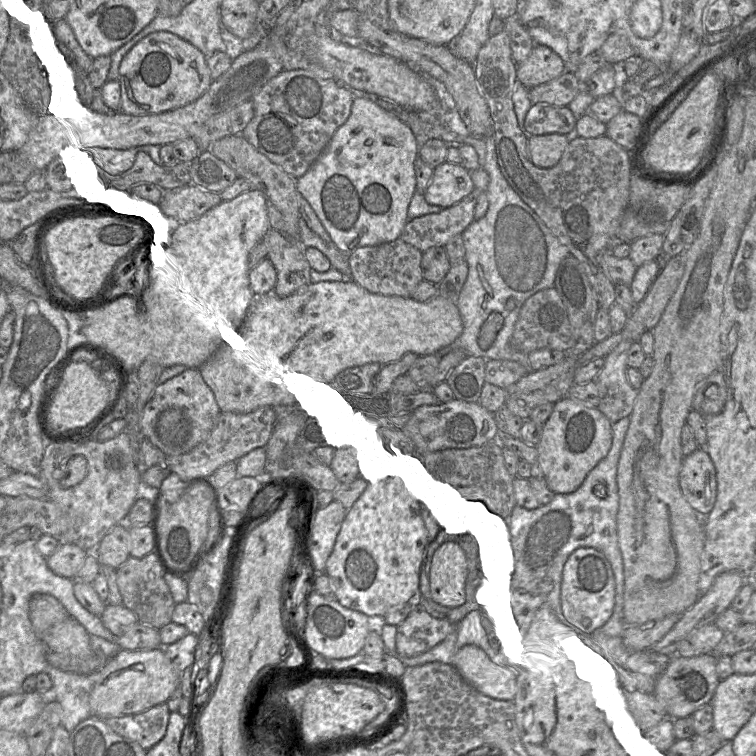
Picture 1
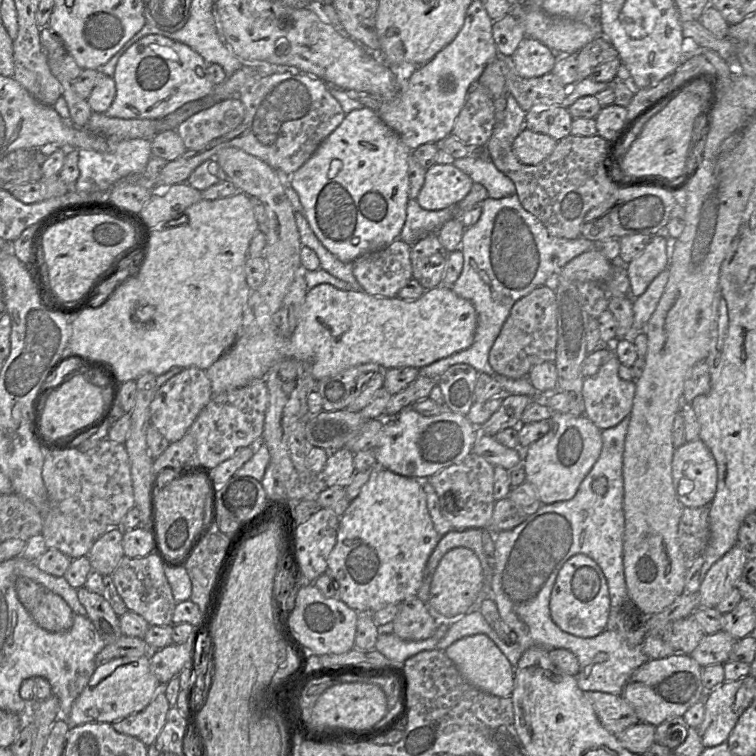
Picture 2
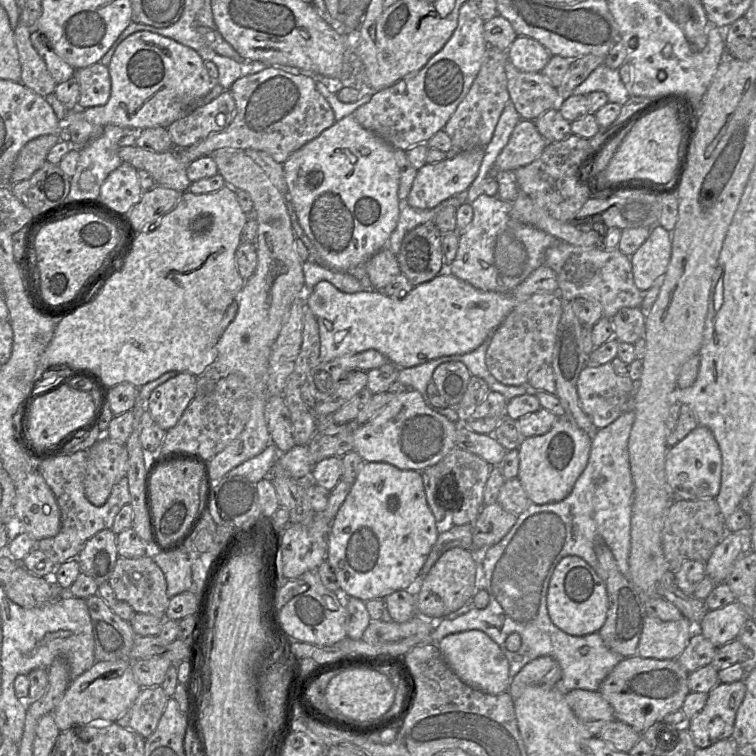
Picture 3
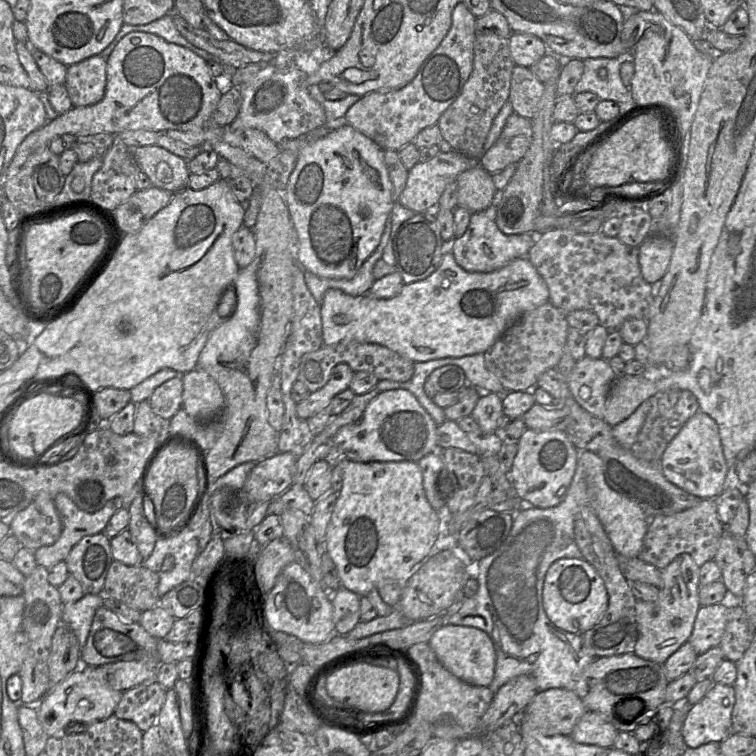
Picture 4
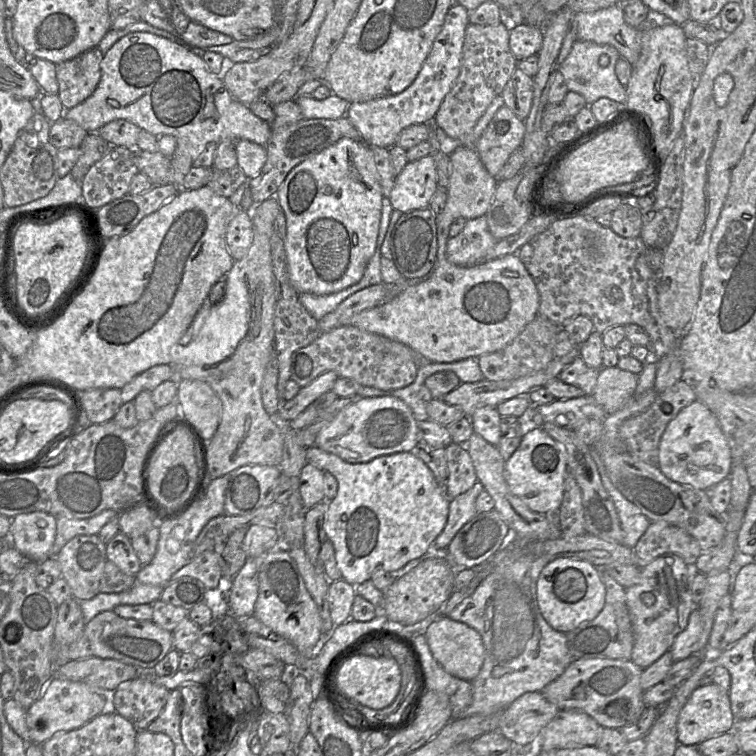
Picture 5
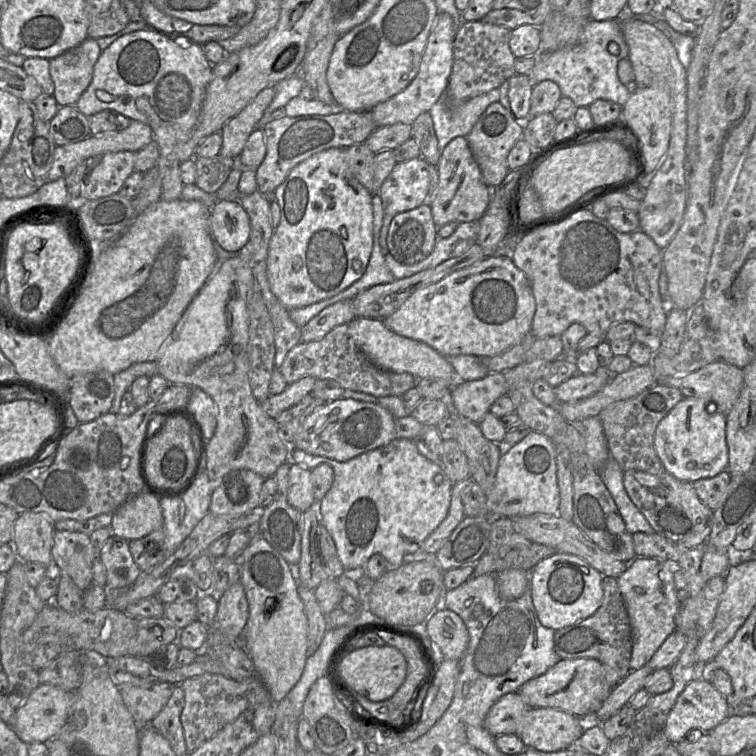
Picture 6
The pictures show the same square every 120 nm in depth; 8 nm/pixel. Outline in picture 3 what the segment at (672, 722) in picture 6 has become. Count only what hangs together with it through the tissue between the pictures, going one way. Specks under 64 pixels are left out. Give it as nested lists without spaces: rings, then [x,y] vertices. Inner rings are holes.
[[[743,680],[719,682],[712,688],[702,710],[684,725],[697,748],[709,747],[720,740],[732,740],[736,713],[745,693]]]

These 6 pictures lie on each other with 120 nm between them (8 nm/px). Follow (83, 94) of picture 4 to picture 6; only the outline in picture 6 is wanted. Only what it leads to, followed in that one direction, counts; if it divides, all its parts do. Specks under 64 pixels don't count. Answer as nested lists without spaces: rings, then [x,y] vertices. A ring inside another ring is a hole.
[[[87,37],[77,46],[49,60],[58,106],[75,105],[92,80],[93,68],[102,50],[96,39]]]

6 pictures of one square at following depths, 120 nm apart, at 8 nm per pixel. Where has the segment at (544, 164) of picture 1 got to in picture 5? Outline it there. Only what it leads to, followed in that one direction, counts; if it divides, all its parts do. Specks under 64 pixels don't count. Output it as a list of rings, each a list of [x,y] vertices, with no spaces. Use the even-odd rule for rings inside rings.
[[[507,106],[500,107],[475,145],[491,176],[496,177],[510,155],[521,147],[524,134],[524,121]]]

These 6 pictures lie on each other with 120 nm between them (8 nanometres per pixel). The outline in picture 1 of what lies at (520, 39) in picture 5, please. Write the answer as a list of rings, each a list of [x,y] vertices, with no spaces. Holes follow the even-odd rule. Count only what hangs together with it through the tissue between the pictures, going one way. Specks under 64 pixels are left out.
[[[535,44],[525,61],[516,67],[518,83],[527,89],[558,78],[565,72],[562,59],[549,47]]]

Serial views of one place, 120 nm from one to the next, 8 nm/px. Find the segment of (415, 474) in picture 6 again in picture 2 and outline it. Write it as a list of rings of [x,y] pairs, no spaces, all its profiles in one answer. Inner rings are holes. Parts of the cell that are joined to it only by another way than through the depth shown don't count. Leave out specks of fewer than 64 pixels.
[[[377,467],[340,517],[337,542],[330,553],[326,573],[337,581],[338,598],[347,606],[357,612],[374,613],[417,596],[428,559],[441,537],[434,528],[422,481]]]

